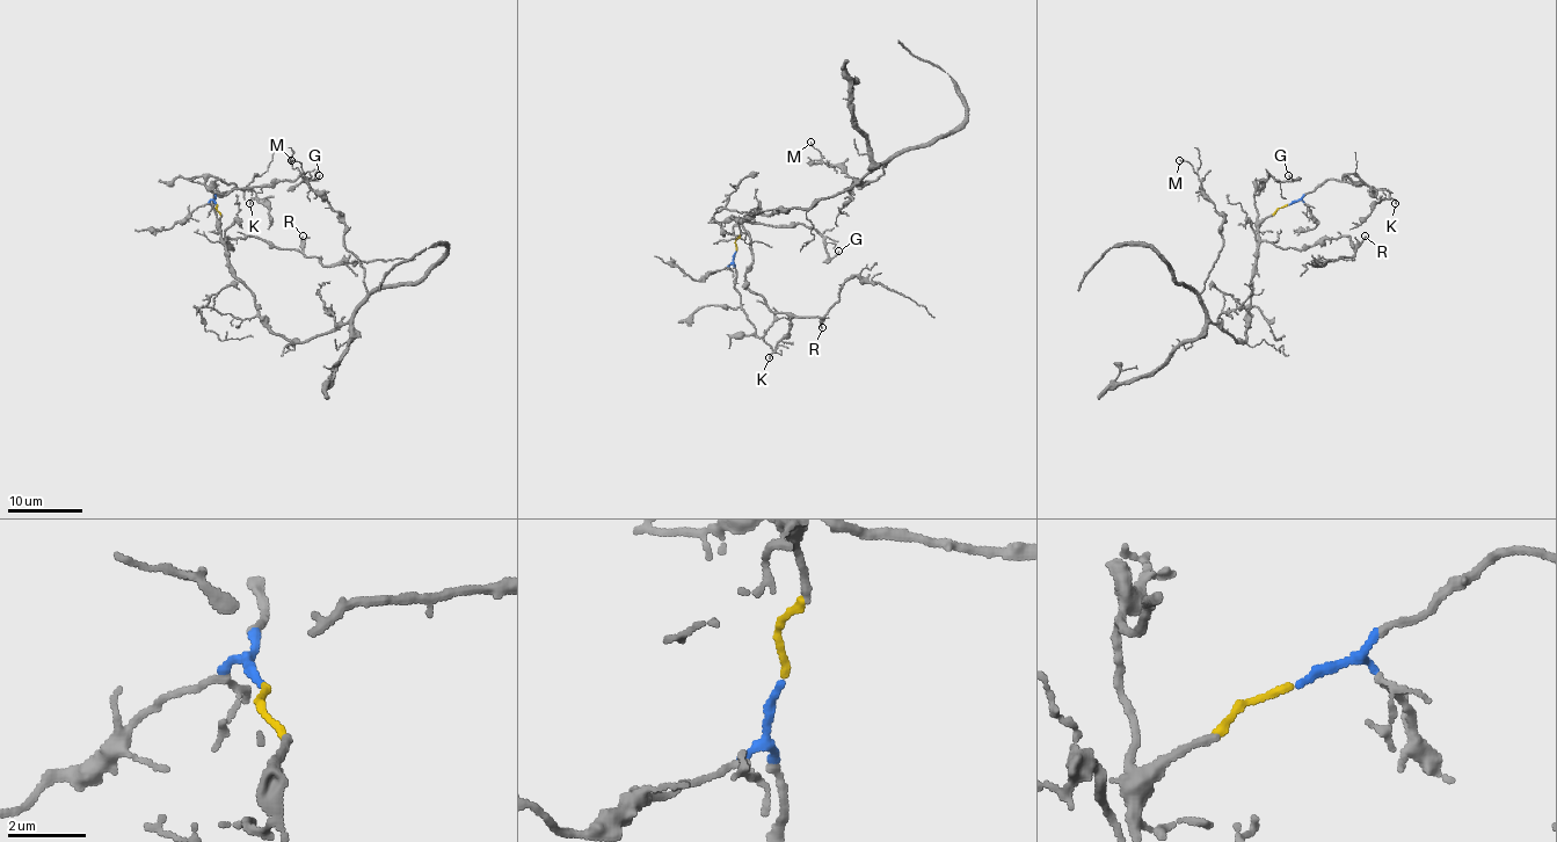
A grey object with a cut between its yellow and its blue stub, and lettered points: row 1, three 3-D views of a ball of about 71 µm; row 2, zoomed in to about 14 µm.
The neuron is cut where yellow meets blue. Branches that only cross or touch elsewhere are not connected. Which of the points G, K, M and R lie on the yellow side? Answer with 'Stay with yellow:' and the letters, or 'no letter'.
Stay with yellow: G, M, R

